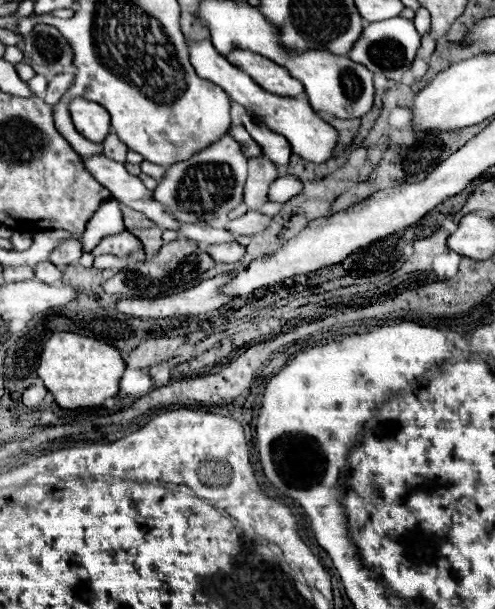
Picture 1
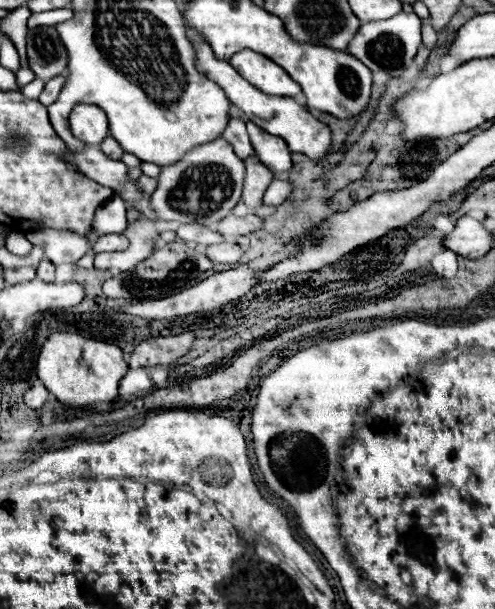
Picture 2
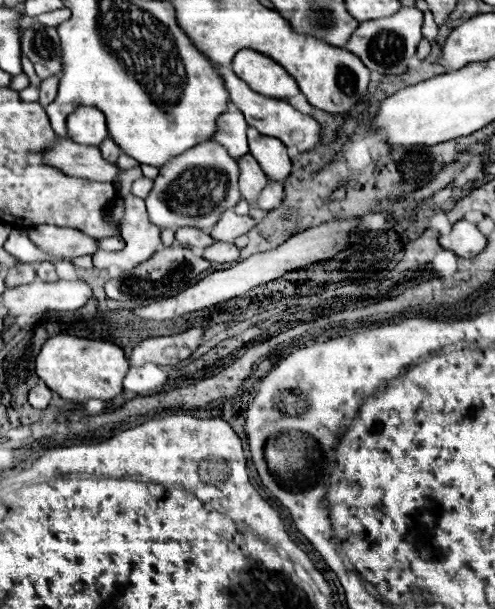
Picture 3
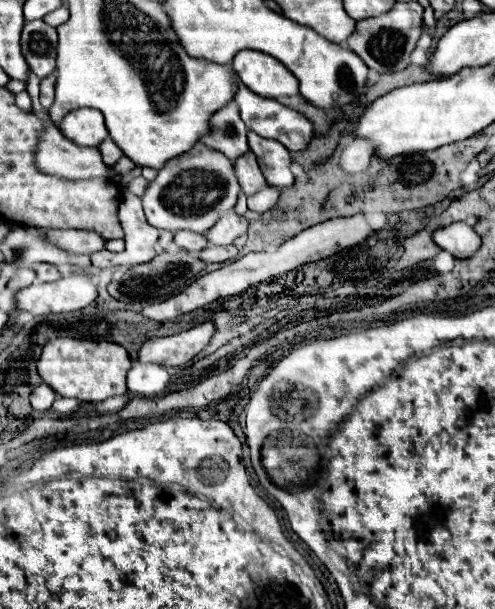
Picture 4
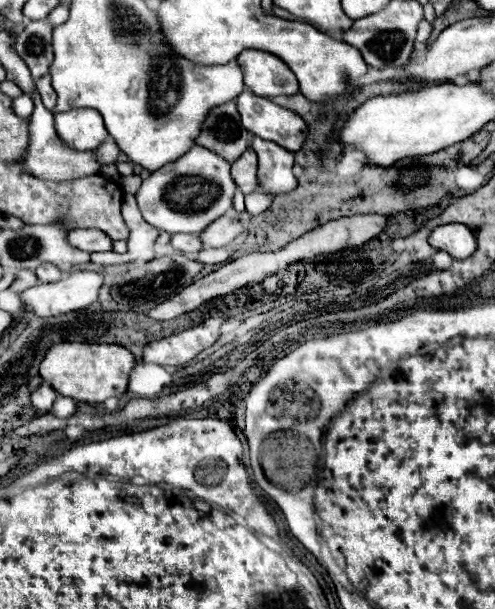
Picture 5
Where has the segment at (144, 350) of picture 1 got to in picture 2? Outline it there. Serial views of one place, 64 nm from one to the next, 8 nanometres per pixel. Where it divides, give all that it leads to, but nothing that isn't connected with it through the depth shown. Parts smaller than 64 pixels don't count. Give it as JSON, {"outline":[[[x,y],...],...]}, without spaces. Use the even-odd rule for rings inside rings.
{"outline":[[[184,332],[180,336],[168,336],[168,338],[144,340],[134,348],[128,364],[130,364],[130,368],[172,364],[174,360],[188,354],[194,340],[196,340],[194,332]]]}

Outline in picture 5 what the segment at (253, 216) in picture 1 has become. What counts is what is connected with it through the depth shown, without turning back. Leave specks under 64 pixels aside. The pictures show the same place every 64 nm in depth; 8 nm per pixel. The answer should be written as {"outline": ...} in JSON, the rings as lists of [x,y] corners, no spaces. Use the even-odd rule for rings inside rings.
{"outline":[[[226,214],[214,220],[204,232],[198,234],[198,238],[206,248],[220,248],[230,244],[242,232],[244,232],[244,224],[238,218],[232,218]]]}

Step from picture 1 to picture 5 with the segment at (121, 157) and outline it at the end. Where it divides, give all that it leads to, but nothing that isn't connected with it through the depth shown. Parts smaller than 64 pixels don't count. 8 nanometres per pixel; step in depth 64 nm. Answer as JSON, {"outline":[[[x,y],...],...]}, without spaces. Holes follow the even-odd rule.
{"outline":[[[108,136],[96,150],[96,160],[100,160],[100,164],[114,164],[118,154],[120,154],[120,148],[116,146],[116,142]]]}

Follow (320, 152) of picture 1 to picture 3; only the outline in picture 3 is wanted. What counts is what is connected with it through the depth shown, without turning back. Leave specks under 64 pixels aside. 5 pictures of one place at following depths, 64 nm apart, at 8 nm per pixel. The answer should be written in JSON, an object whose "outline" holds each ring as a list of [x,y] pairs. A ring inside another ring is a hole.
{"outline":[[[218,66],[218,68],[220,68],[220,74],[226,82],[226,88],[230,92],[230,100],[238,106],[239,110],[242,110],[248,126],[254,126],[264,136],[272,136],[272,138],[282,140],[290,152],[308,152],[308,150],[314,150],[318,146],[320,124],[312,116],[298,112],[296,108],[292,108],[284,100],[268,98],[268,96],[262,96],[262,94],[250,90],[250,86],[246,82],[242,82],[228,66]]]}

